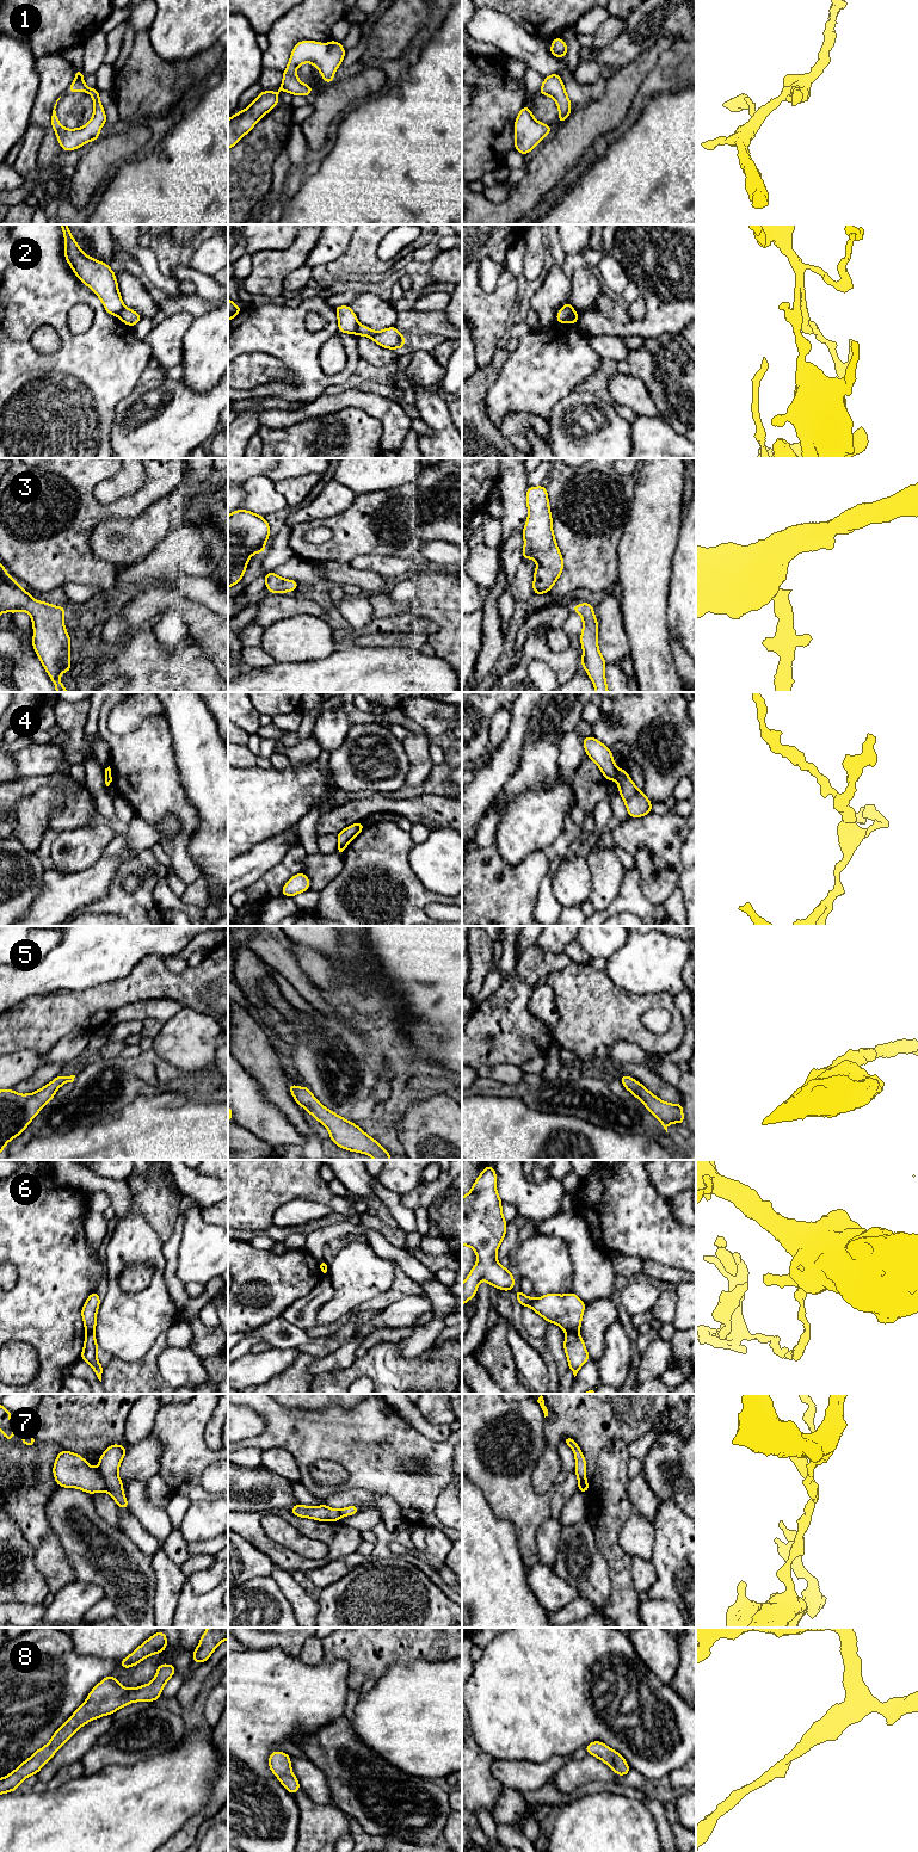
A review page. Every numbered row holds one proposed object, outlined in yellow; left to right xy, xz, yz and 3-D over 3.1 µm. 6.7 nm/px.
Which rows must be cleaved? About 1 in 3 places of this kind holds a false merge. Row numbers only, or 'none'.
2, 4, 6, 7

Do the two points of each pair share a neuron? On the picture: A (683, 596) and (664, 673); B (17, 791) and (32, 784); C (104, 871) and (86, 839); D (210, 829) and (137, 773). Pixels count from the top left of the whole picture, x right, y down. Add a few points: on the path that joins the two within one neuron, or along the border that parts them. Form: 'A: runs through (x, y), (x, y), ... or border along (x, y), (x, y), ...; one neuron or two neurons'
A: border along (666, 610), (666, 625), (671, 637); two neurons
B: runs through (20, 788), (29, 785); one neuron
C: border along (102, 856), (88, 866), (73, 872); two neurons
D: border along (184, 794), (197, 815), (197, 827), (189, 845); two neurons

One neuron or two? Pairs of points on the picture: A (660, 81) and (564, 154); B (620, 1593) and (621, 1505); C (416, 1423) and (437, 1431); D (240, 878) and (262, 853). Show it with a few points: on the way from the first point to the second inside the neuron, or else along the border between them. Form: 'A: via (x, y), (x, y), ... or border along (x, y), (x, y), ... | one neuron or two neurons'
A: border along (652, 69), (636, 96) | two neurons
B: via (620, 1572), (618, 1562), (611, 1551), (611, 1526) | one neuron
C: via (420, 1424), (432, 1431) | one neuron
D: via (244, 872), (257, 859) | one neuron

